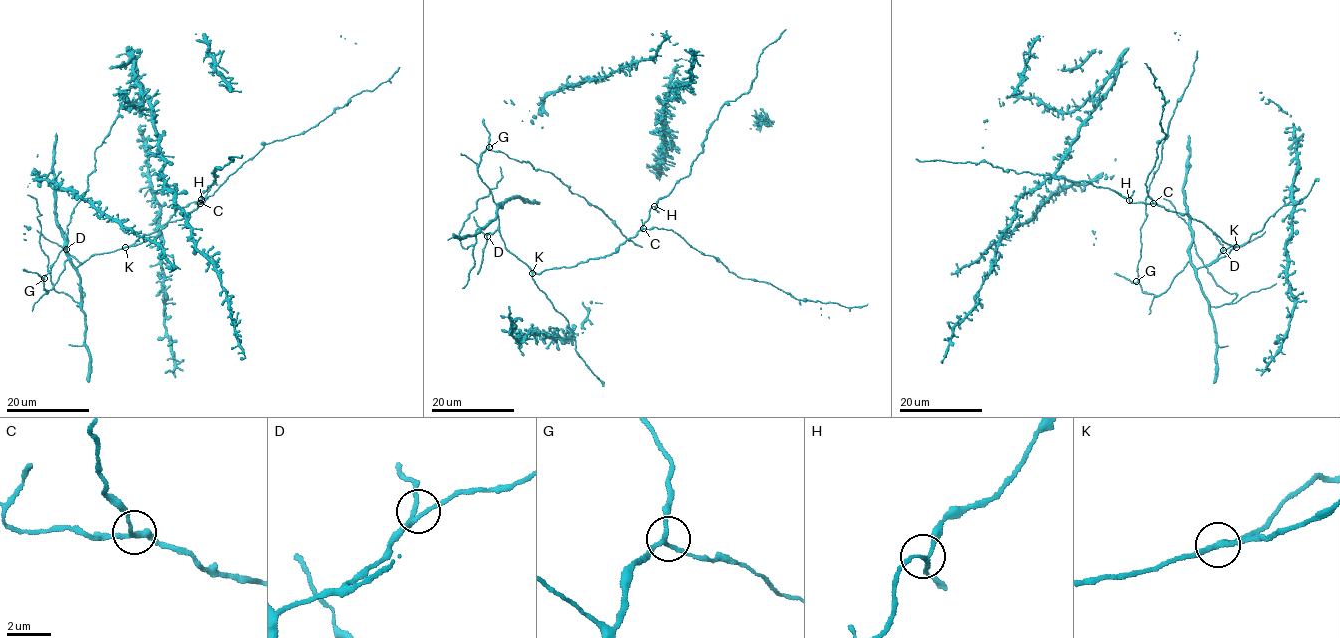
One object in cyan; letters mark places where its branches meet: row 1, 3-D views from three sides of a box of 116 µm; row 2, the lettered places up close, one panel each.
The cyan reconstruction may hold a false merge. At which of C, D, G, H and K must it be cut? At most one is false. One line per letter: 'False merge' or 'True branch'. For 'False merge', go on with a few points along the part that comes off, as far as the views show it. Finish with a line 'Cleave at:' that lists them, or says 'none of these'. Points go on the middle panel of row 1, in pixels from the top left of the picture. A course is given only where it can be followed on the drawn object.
C: True branch
D: True branch
G: True branch
H: True branch
K: True branch
Cleave at: none of these

